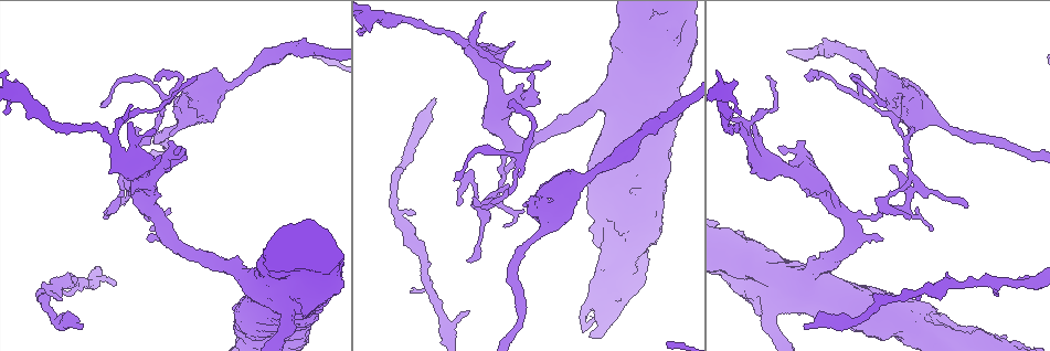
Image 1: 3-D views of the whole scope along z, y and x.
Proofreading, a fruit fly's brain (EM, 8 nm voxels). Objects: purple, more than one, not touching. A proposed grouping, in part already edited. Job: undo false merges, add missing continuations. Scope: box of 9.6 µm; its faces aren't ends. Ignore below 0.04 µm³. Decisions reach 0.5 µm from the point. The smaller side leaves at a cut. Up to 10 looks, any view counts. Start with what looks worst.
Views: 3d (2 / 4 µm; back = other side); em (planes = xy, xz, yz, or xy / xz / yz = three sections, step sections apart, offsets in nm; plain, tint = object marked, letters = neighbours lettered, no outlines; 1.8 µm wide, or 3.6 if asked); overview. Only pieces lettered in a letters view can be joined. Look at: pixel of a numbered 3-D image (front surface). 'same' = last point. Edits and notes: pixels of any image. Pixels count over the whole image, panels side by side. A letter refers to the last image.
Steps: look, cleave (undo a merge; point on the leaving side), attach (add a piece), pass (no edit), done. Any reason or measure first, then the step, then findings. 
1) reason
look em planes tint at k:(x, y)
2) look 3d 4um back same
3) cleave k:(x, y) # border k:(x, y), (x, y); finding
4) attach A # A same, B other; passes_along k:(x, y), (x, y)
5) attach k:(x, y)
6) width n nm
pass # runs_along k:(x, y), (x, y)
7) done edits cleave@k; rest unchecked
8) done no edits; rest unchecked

thick end
look 3d 2um at 1:(512, 41)

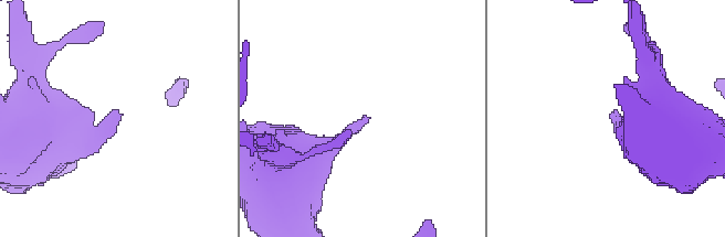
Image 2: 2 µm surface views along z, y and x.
need the tissue
look em planes letters at 2:(365, 117)

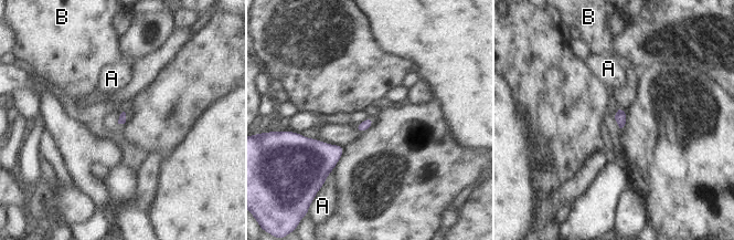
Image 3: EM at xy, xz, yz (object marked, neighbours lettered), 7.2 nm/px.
pass # A other, B other; border 3:(333, 169), (325, 180); no lettered piece goes on from it

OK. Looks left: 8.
an open end
look em 3.6um yz step 8 letters at 1:(918, 298)

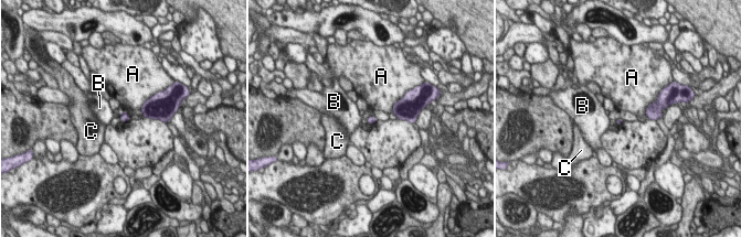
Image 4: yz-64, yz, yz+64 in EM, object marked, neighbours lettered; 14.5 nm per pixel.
look em 3.6um planes letters same

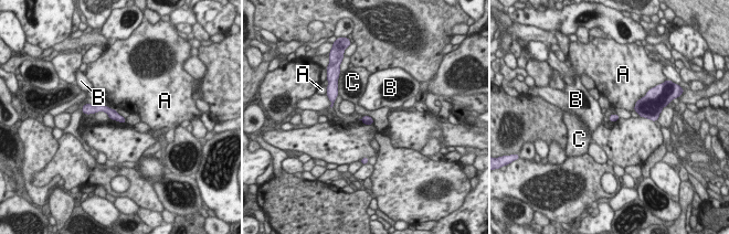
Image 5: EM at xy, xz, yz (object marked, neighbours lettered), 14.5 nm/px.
width 120 nm
pass # A other, B other, C other; border 5:(643, 96), (635, 103), (633, 110); no lettered piece goes on from it

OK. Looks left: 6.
branch stops here
look em xy step 16 letters at 1:(997, 293)

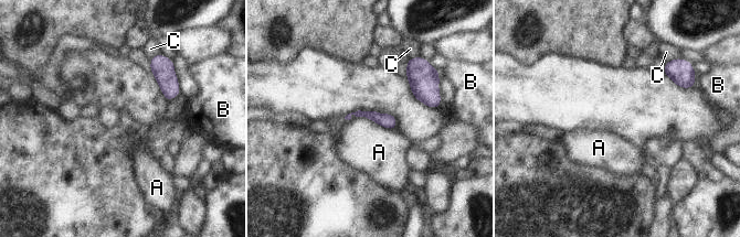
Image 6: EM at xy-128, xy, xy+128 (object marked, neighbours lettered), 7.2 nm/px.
another direction
look em planes letters same

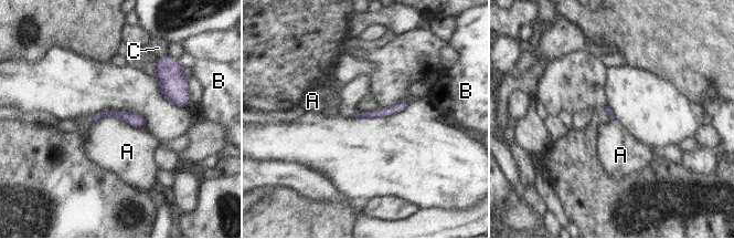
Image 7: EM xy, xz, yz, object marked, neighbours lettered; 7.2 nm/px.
pass # A other, B other, C other; runs_along 7:(404, 104), (387, 112), (359, 114); none of them fits

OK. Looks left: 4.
branch stops here
look 3d 2um at 1:(891, 169)

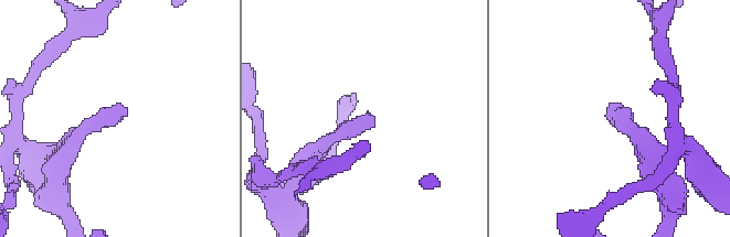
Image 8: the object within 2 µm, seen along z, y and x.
need the tissue
look em planes plain at 8:(125, 109)

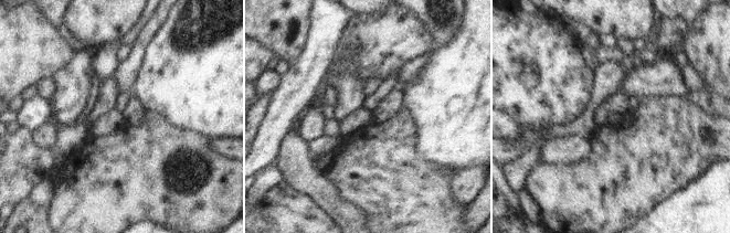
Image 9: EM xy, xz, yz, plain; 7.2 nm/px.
look em planes letters same

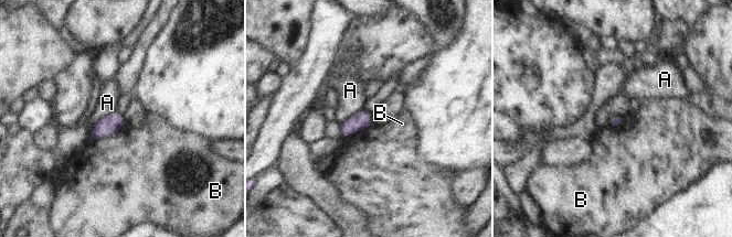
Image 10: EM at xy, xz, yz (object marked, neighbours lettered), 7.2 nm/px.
pass # A other, B other; border 10:(119, 130), (108, 137), (89, 141); no lettered piece goes on from it

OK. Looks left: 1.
done no edits; rest unchecked

